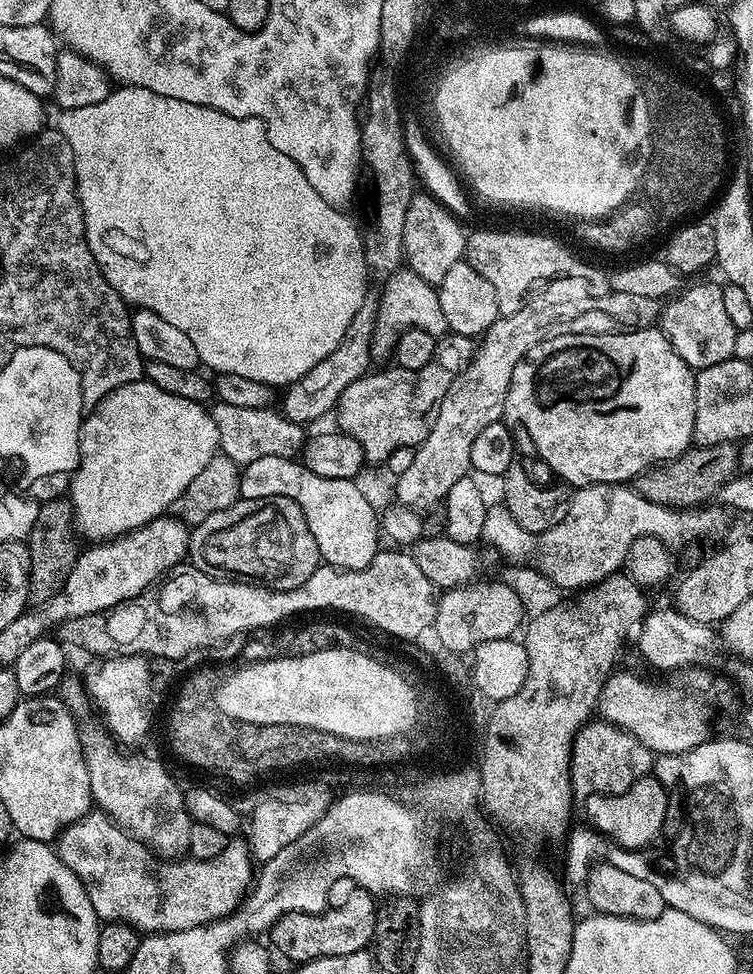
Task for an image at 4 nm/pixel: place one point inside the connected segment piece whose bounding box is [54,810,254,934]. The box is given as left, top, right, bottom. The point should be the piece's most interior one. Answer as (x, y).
(127, 883)

